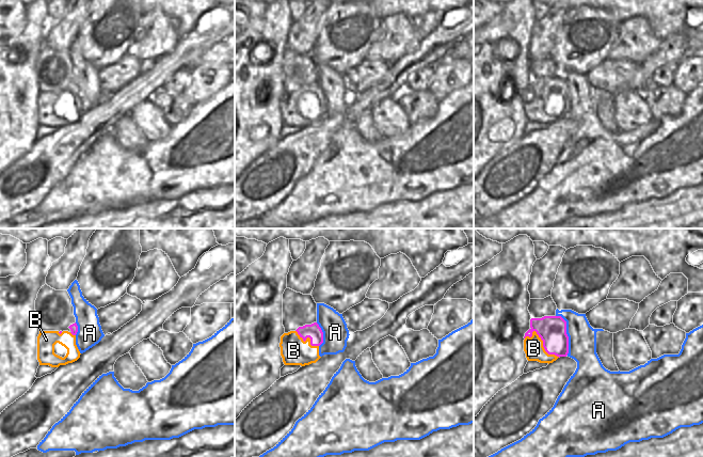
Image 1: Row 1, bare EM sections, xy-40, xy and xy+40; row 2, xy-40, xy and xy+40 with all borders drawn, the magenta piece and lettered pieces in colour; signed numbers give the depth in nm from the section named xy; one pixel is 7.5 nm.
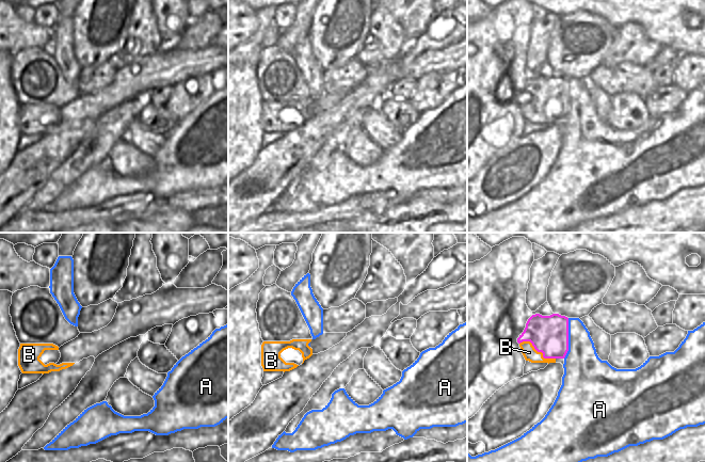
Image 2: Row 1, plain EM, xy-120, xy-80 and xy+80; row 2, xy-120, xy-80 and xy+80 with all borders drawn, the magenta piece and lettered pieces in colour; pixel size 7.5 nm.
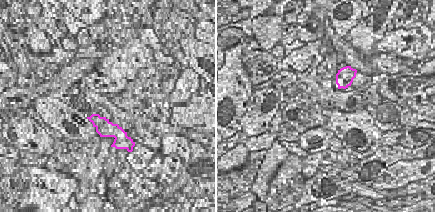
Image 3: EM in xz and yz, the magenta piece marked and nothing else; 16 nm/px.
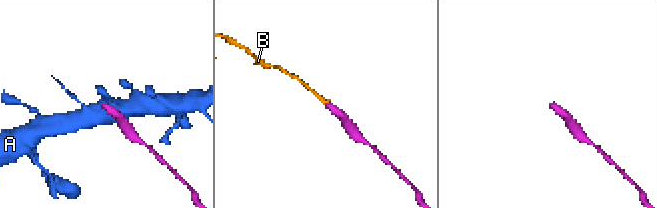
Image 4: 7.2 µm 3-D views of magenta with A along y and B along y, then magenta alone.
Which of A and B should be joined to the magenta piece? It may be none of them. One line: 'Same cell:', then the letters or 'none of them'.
Same cell: B

